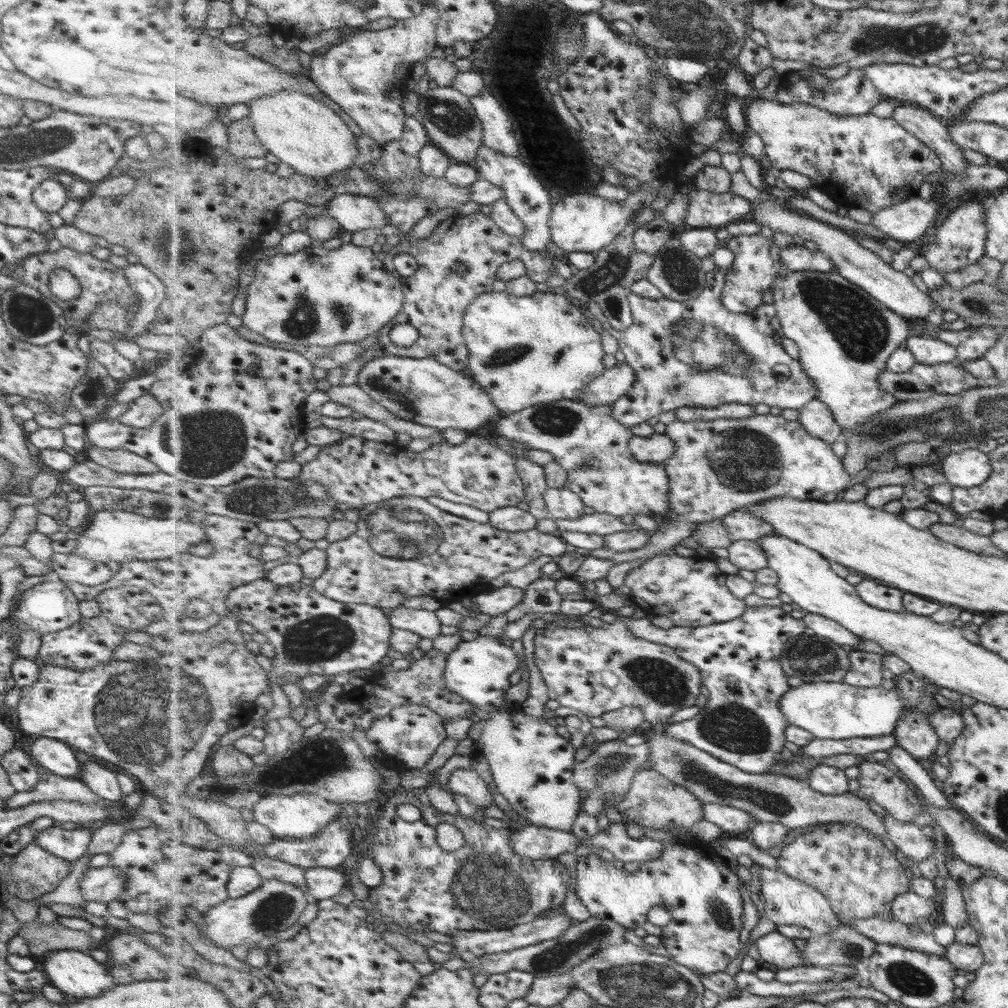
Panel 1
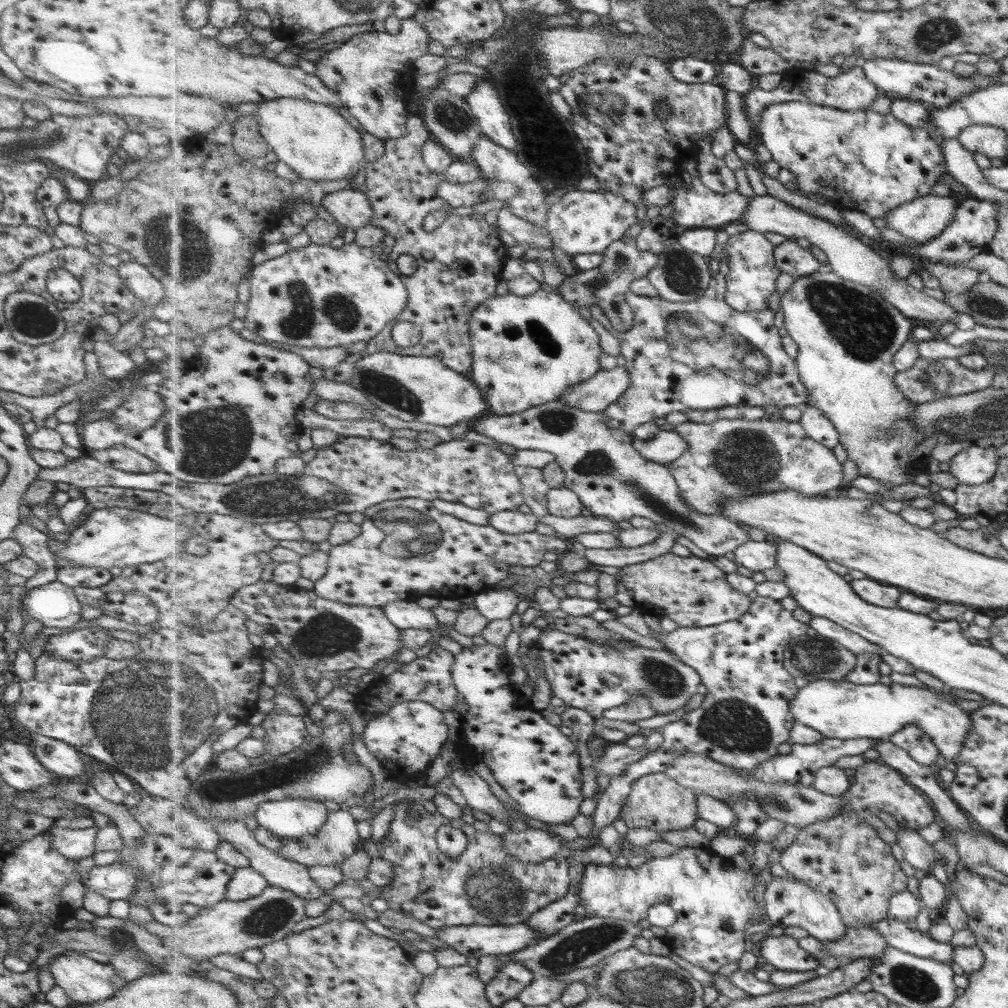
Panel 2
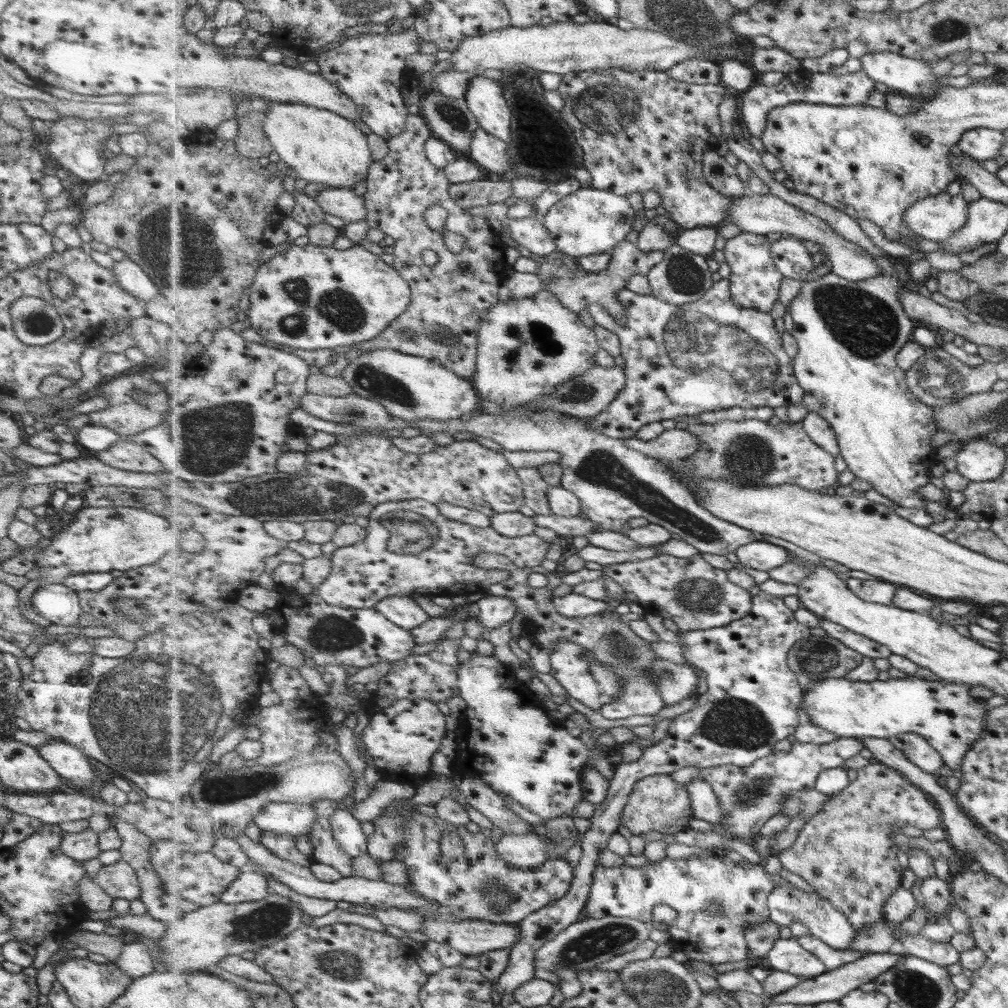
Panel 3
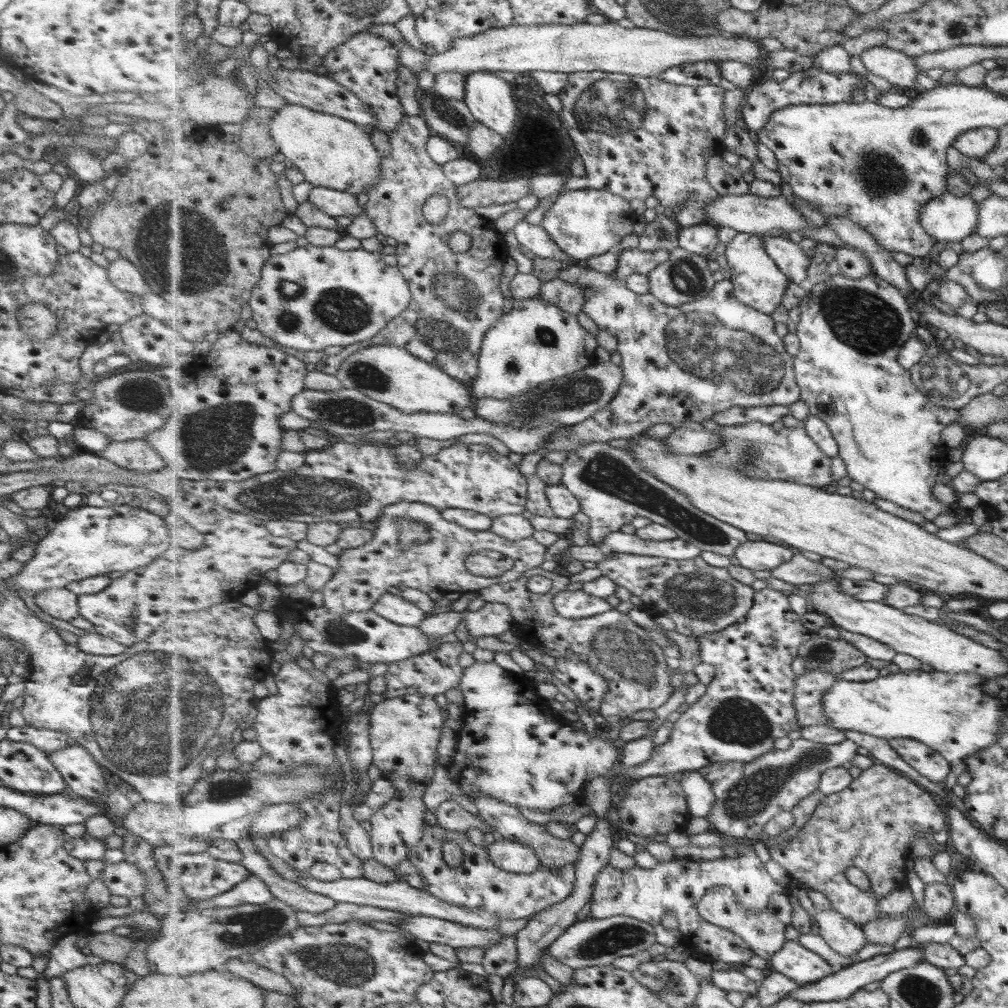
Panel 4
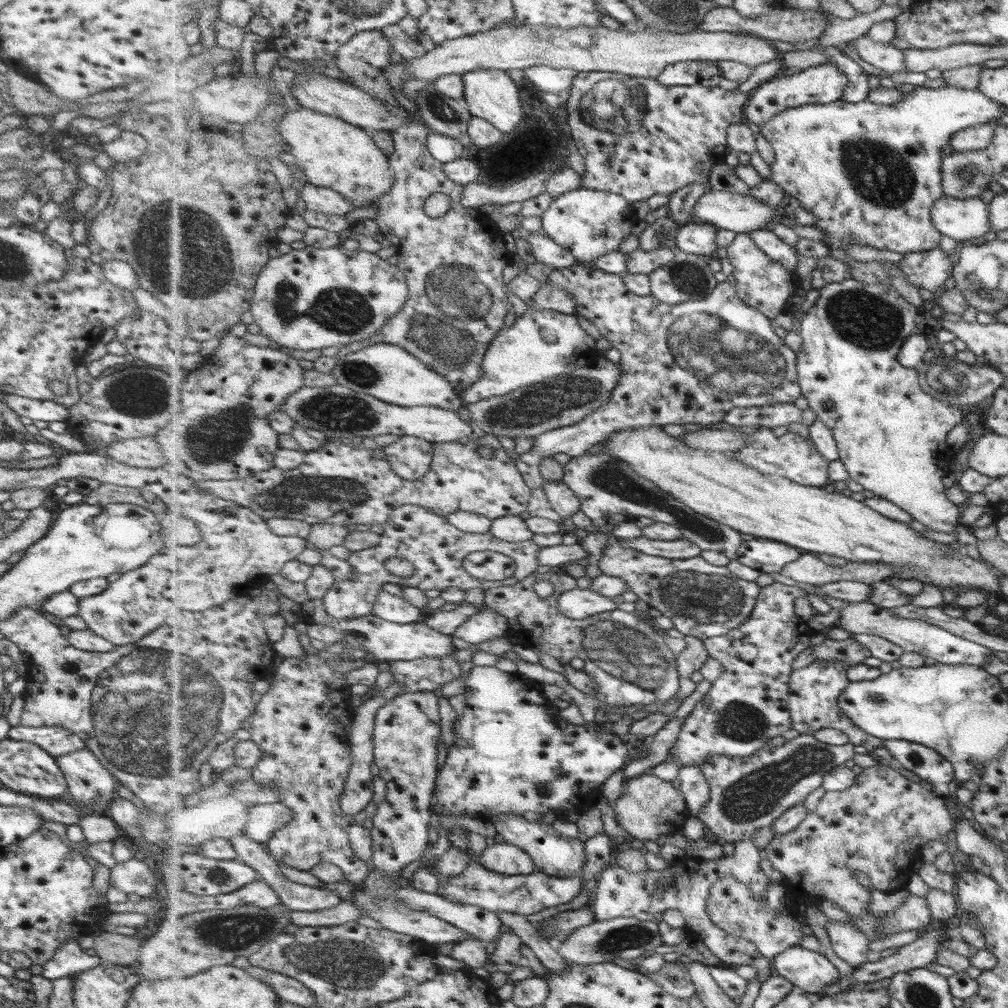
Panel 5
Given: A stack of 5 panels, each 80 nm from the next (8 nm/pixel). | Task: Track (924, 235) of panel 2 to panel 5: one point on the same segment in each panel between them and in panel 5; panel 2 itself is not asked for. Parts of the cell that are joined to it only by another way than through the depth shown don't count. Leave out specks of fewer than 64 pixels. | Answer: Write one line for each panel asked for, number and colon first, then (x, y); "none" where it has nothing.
3: (937, 218)
4: (949, 218)
5: (965, 219)

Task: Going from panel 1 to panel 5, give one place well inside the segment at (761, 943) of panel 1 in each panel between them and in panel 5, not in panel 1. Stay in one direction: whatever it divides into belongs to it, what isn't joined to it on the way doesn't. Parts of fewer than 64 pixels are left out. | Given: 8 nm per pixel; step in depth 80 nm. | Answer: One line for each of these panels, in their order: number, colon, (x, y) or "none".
2: (784, 952)
3: (788, 955)
4: (796, 961)
5: (811, 971)

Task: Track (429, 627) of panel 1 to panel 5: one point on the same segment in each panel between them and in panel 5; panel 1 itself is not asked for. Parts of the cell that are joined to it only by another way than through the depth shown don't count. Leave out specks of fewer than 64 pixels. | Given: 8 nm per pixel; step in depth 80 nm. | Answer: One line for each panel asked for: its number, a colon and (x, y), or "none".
2: (404, 614)
3: (405, 611)
4: (397, 609)
5: (393, 608)

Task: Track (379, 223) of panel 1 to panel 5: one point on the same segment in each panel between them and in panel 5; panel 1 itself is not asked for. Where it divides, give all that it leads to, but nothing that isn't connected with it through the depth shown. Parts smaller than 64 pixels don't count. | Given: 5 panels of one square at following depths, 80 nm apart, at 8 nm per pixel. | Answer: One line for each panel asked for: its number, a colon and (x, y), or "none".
2: (352, 209)
3: (344, 203)
4: (334, 202)
5: (322, 199)

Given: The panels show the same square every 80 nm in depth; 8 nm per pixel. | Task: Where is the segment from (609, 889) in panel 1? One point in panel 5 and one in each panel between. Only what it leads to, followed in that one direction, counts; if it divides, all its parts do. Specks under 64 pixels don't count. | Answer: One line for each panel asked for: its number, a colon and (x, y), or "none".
2: (714, 901)
3: (692, 886)
4: (645, 894)
5: (685, 885)

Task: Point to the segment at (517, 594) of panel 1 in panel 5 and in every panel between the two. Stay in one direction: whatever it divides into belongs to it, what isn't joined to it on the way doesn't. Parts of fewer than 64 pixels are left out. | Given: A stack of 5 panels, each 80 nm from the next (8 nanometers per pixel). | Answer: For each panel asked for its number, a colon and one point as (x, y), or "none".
2: (496, 604)
3: (494, 610)
4: (493, 619)
5: (488, 624)

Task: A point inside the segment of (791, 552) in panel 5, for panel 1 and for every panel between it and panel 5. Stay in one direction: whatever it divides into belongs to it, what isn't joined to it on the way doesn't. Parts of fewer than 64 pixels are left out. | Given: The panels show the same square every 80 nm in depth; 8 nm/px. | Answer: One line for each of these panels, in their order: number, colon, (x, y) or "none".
1: (747, 555)
2: (755, 556)
3: (760, 555)
4: (757, 555)

